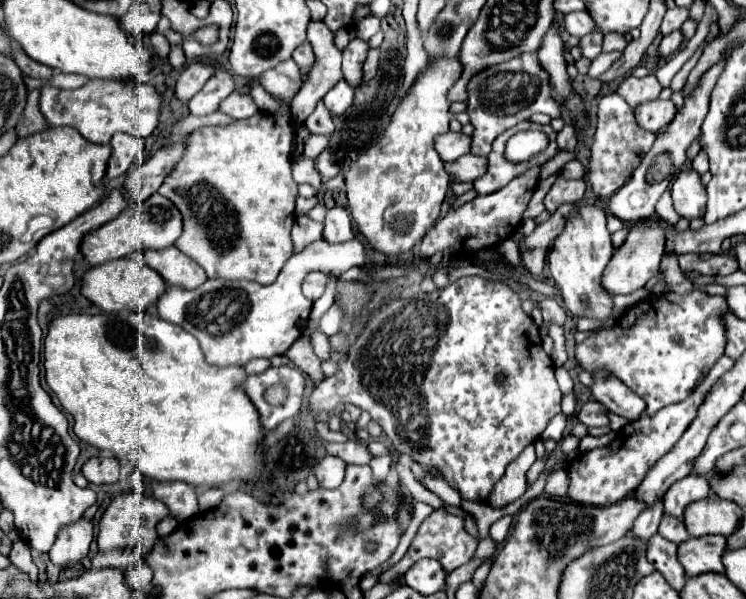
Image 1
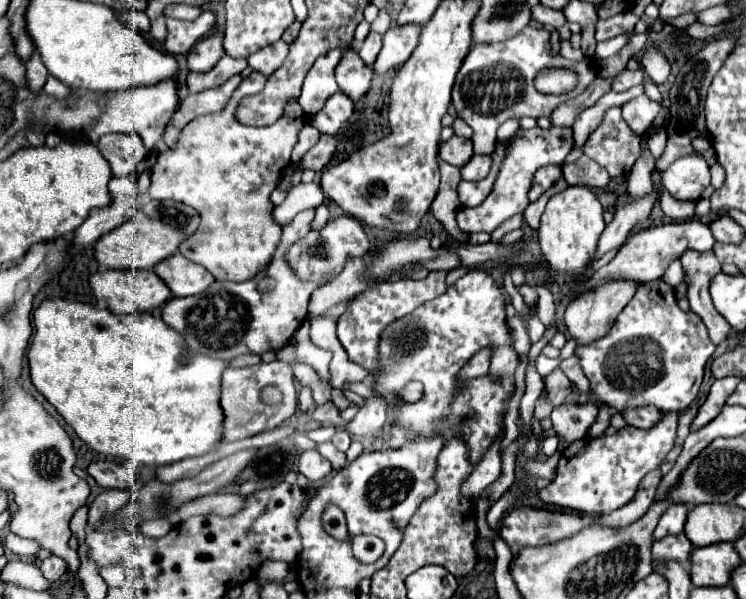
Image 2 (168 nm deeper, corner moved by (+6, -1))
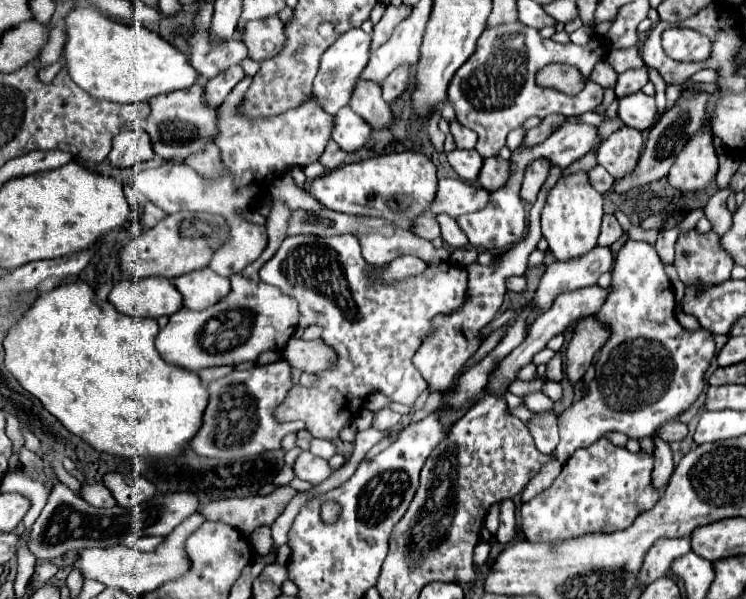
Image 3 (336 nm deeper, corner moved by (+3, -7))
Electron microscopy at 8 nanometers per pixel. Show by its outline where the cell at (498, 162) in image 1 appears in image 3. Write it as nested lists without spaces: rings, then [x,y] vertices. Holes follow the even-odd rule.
[[[441,179],[437,195],[431,203],[431,213],[447,213],[451,217],[459,217],[483,209],[487,199],[489,193],[475,183],[463,179]]]

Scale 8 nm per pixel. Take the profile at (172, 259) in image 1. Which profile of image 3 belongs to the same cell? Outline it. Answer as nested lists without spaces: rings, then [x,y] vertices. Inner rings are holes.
[[[199,269],[181,275],[179,279],[173,279],[173,285],[183,295],[183,305],[195,311],[215,305],[231,289],[229,279],[223,279],[221,275],[215,275],[209,269]]]

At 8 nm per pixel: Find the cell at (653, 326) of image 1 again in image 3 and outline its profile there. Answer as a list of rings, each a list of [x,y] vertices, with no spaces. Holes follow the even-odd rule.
[[[629,239],[617,253],[611,273],[611,293],[597,317],[611,325],[613,335],[599,353],[599,363],[595,363],[597,375],[589,385],[589,395],[573,403],[559,415],[561,441],[555,449],[555,457],[559,463],[565,463],[577,449],[595,443],[607,431],[621,431],[627,437],[641,439],[645,435],[653,435],[655,427],[683,415],[703,393],[705,373],[711,365],[711,359],[715,357],[715,341],[711,331],[703,327],[699,327],[697,331],[689,331],[677,321],[674,288],[663,271],[655,247],[643,241]]]

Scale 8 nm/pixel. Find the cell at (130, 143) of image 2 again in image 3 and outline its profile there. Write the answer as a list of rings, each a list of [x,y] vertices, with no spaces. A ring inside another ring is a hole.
[[[143,129],[121,131],[113,139],[113,149],[107,155],[107,163],[115,169],[133,169],[137,163],[153,159],[151,139]]]

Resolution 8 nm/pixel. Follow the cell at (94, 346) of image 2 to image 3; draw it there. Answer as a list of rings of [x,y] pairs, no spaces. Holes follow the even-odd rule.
[[[67,283],[67,285],[61,285],[61,287],[53,289],[51,293],[39,295],[39,299],[23,315],[23,319],[9,329],[9,333],[5,337],[5,343],[3,343],[5,345],[5,367],[11,371],[11,375],[15,375],[15,379],[31,395],[35,395],[43,403],[43,407],[53,417],[57,417],[73,435],[87,441],[93,449],[97,449],[101,453],[111,453],[111,455],[117,455],[117,457],[151,457],[151,459],[177,457],[177,455],[183,453],[183,449],[187,449],[187,445],[199,433],[199,429],[203,425],[203,413],[205,413],[205,407],[209,403],[209,391],[207,391],[207,385],[201,383],[197,373],[179,371],[179,367],[171,367],[169,363],[165,363],[161,359],[161,355],[155,349],[157,333],[159,333],[159,327],[157,327],[155,319],[135,319],[131,315],[117,313],[115,307],[109,301],[99,301],[89,285],[85,285],[85,283]]]

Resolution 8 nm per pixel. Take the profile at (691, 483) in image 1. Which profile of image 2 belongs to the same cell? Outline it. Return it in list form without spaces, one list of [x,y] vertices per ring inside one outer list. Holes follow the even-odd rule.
[[[672,505],[672,507],[662,515],[662,519],[658,521],[656,531],[654,531],[654,541],[662,539],[662,537],[666,537],[666,535],[682,533],[682,531],[684,531],[686,515],[688,515],[688,507],[686,507],[686,505]]]

